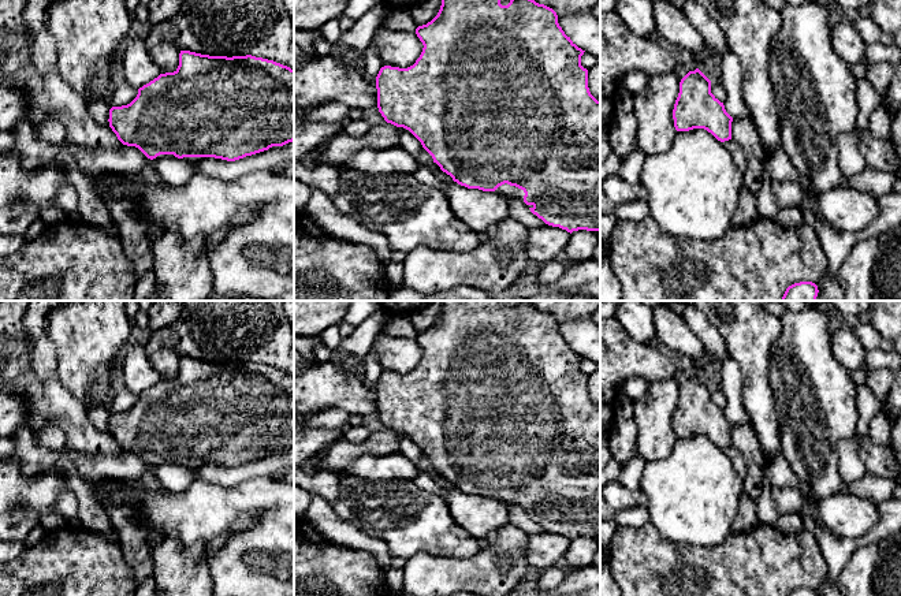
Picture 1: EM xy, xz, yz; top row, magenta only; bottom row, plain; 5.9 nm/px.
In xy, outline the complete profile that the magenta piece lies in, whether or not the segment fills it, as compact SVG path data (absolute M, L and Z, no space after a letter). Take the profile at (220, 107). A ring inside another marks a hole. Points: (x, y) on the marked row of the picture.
M180 51L174 72L160 74L139 87L130 104L112 107L108 122L123 145L138 148L150 160L174 154L235 161L294 141L294 70L252 55L227 57Z

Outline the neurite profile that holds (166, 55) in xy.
M161 41L160 44L148 48L153 62L159 66L161 74L174 72L179 66L179 48L170 41Z

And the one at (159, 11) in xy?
M150 0L146 5L149 19L148 22L154 26L176 16L183 8L185 0Z

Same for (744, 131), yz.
M733 118L731 139L741 145L747 157L742 186L752 194L760 190L766 170L766 156L755 122L748 118Z

